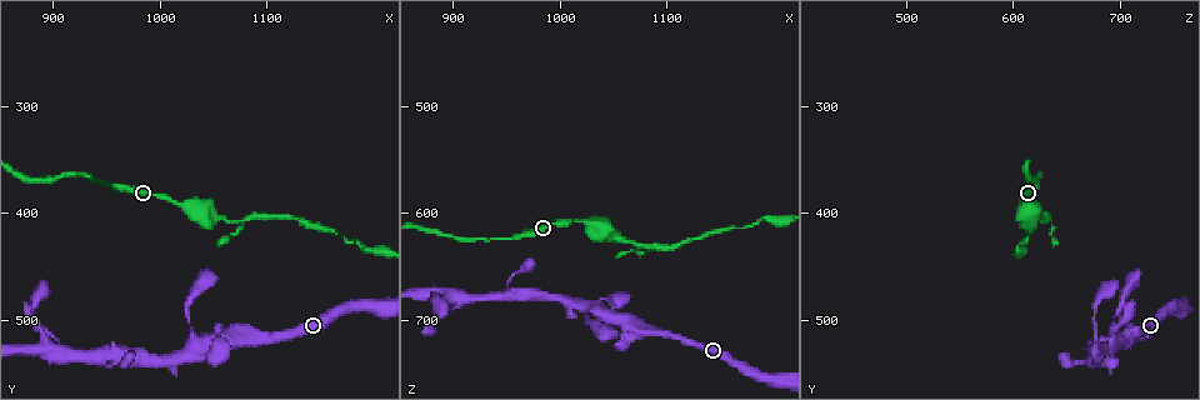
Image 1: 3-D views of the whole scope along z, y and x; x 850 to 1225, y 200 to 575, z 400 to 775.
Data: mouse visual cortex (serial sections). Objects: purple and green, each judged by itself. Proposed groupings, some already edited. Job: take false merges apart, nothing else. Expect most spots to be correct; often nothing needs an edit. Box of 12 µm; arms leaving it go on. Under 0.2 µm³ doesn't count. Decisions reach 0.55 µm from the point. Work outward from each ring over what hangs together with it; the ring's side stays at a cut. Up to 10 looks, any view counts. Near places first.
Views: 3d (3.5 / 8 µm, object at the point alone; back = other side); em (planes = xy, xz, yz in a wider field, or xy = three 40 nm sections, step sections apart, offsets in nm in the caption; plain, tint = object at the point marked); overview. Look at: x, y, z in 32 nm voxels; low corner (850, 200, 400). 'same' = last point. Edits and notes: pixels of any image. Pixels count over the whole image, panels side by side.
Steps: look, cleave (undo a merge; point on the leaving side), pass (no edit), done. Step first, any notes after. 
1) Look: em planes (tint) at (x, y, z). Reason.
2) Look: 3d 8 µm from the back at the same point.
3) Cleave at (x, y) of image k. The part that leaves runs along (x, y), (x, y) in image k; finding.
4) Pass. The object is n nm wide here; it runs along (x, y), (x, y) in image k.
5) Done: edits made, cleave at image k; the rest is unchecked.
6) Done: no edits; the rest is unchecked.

Look: 3d 3.5 µm from the back at (1020, 392, 608). Calibre changes.

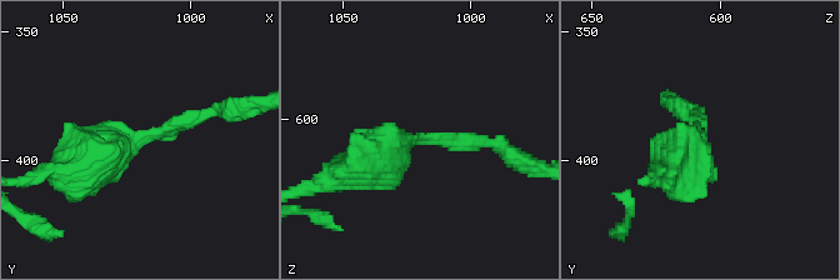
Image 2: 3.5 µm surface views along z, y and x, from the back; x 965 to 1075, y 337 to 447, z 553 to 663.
Look: em planes (tint) at (1022, 391, 608).

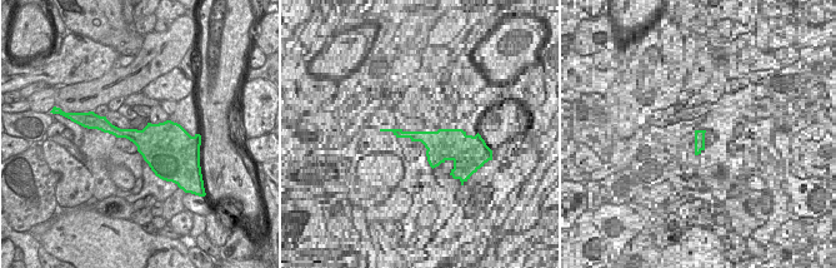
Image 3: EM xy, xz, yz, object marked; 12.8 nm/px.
Pass. It runs along (211, 110), (120, 141), (70, 173) in image 2; all the same cell.

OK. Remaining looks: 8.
Look: 3d 3.5 µm at (1074, 406, 630).

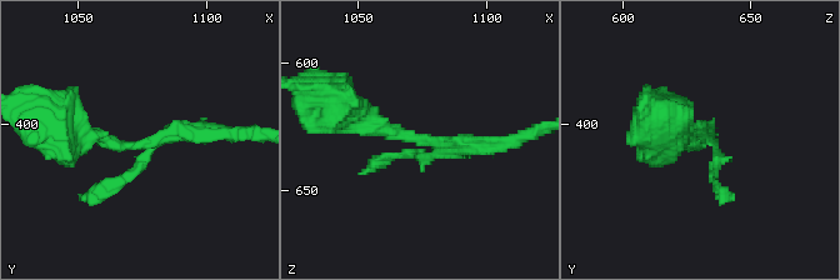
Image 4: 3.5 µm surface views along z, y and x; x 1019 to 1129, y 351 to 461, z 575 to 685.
Look: em planes (tint) at (1072, 408, 629).

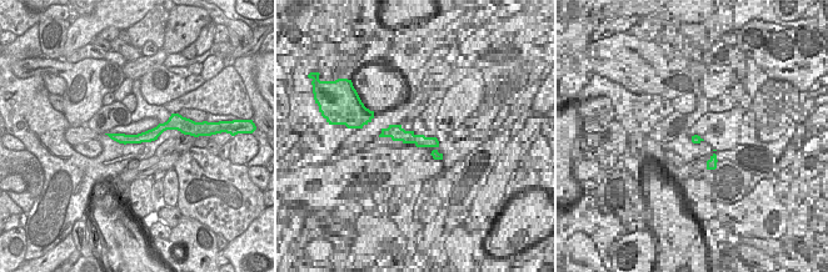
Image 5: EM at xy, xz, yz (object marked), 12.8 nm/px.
Pass. Continuous, no second cell.

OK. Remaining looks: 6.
Look: 3d 3.5 µm at (1192, 432, 606). Calibre changes.

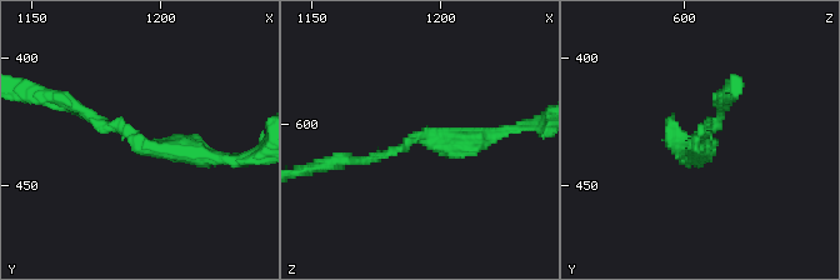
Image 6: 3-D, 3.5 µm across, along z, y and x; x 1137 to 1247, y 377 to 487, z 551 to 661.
Look: em planes (tint) at (1190, 431, 605). The arms are 150, 300 nm wide; need the tissue.

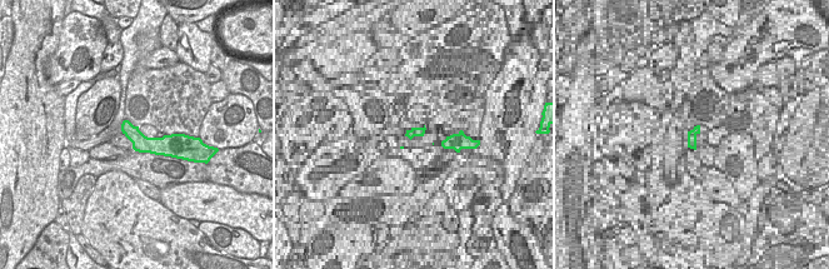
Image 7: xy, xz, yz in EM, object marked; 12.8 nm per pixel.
Pass. One cell here.

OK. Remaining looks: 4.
Look: 3d 3.5 µm at (1040, 526, 694). A fork.

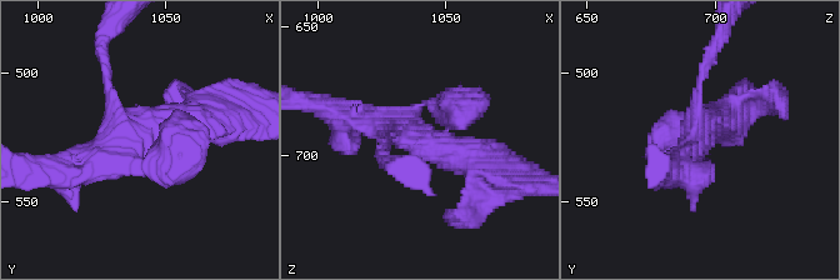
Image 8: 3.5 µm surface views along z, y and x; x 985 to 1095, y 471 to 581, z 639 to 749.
Look: em xy step 5 (tint) at (1040, 524, 694).

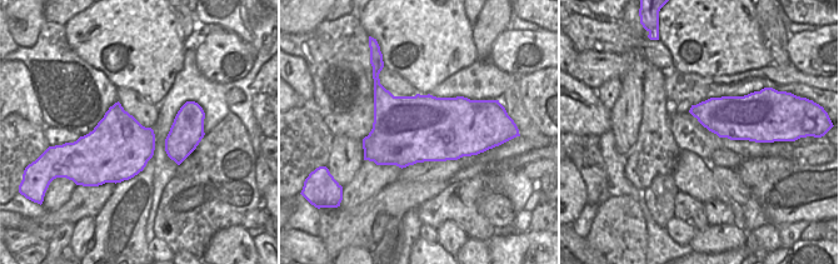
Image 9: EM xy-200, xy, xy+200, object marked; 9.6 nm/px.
Pass. It runs along (500, 173), (373, 118), (350, 118) in image 8; one cell here.

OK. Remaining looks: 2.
Done: no edits; the rest is unchecked.

